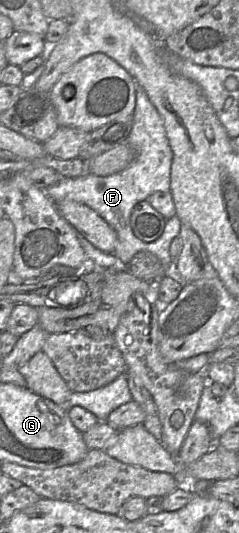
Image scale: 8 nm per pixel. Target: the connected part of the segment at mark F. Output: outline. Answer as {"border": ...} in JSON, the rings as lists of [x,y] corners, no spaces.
{"border":[[[138,85],[133,126],[126,143],[135,152],[135,158],[121,172],[105,177],[88,174],[77,178],[63,178],[59,183],[45,189],[45,191],[54,203],[71,200],[90,207],[116,232],[117,244],[113,254],[97,249],[80,235],[80,243],[89,265],[99,269],[116,269],[119,268],[119,264],[128,264],[137,253],[147,251],[158,257],[167,271],[172,271],[175,259],[171,257],[169,248],[173,239],[180,233],[181,221],[179,217],[174,215],[167,219],[162,235],[153,242],[143,242],[137,238],[130,225],[130,216],[137,203],[147,200],[155,192],[170,191],[173,159],[164,121],[149,100],[145,90]]]}

